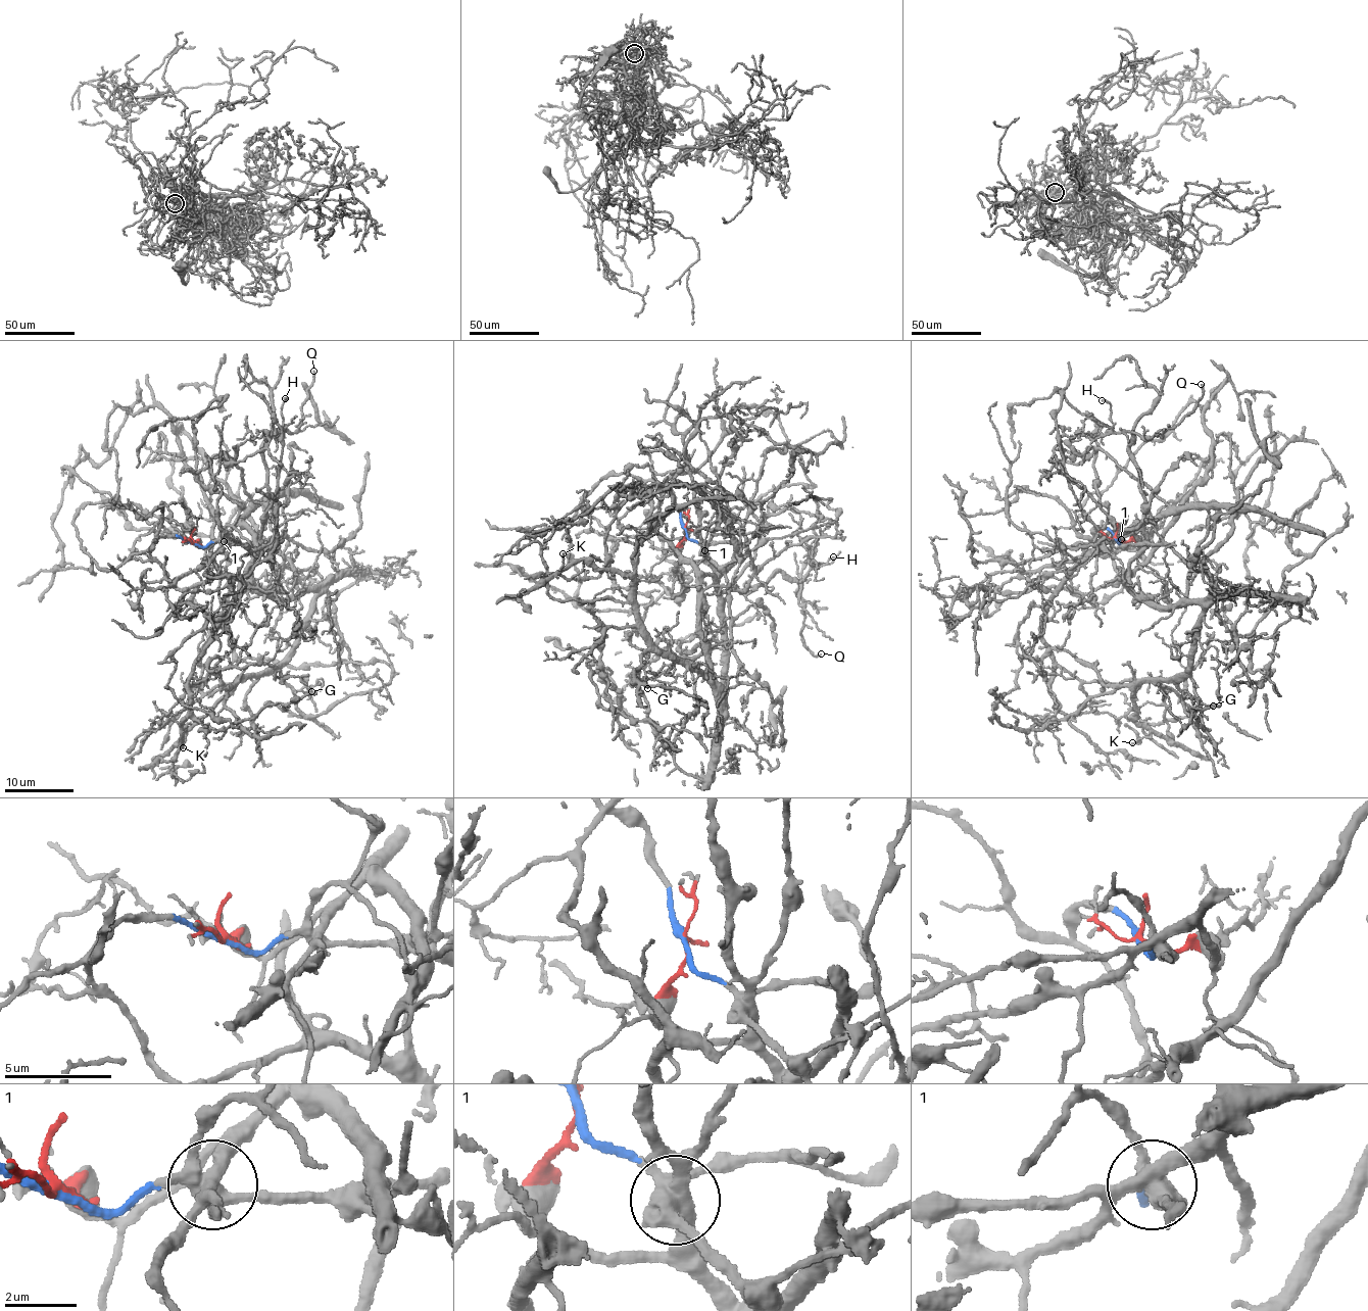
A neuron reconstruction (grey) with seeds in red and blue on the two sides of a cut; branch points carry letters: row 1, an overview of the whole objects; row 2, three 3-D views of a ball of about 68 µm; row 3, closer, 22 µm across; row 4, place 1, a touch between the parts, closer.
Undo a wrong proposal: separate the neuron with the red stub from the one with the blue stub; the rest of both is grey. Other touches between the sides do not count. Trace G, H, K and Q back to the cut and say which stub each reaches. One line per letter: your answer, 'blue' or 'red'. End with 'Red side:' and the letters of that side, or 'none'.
G: blue
H: blue
K: blue
Q: blue
Red side: none

